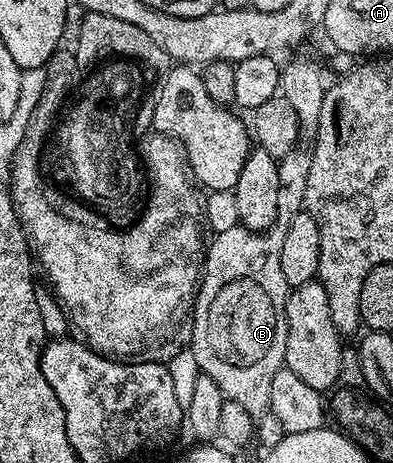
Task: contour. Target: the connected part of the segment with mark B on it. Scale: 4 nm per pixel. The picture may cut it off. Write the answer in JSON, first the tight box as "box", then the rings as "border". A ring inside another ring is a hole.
{"box":[190,147,312,419],"border":[[[303,147],[291,149],[285,157],[279,158],[278,161],[278,215],[269,229],[263,233],[256,233],[252,229],[245,229],[243,225],[238,224],[230,227],[230,231],[222,231],[215,234],[211,239],[212,246],[209,244],[206,249],[206,256],[203,258],[202,280],[199,282],[199,292],[196,294],[195,308],[193,312],[193,331],[190,334],[190,348],[194,359],[198,359],[198,367],[201,374],[214,383],[224,392],[225,398],[244,408],[254,419],[259,419],[270,411],[270,387],[274,384],[274,375],[278,375],[280,369],[285,368],[284,356],[286,355],[286,303],[290,286],[286,283],[286,275],[282,275],[282,239],[286,239],[286,227],[294,215],[304,209],[304,196],[306,195],[306,175],[310,171],[312,162],[312,153],[304,150]]]}

